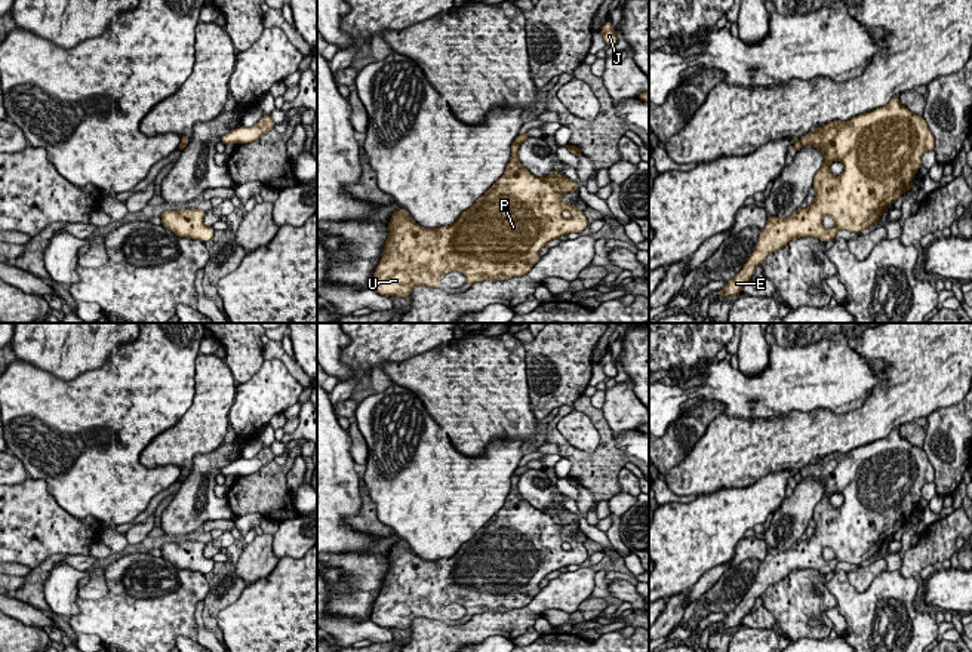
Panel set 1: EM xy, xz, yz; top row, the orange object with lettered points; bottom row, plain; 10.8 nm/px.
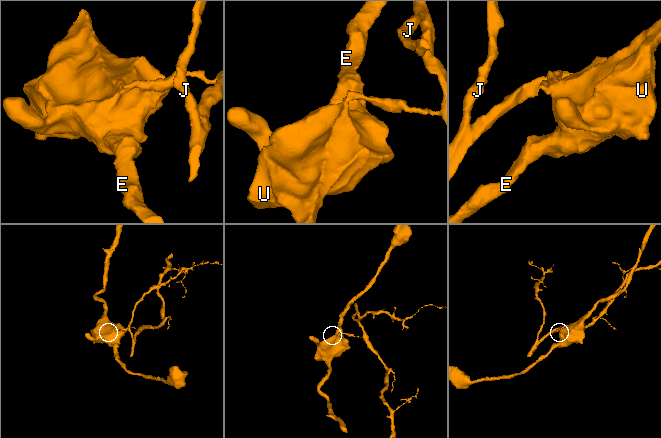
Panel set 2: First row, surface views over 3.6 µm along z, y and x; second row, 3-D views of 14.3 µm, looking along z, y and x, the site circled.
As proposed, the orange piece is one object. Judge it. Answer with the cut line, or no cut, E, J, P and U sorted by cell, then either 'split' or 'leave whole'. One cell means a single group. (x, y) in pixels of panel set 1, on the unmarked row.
cut yz (799, 471), (802, 477); groups E P U / J; split

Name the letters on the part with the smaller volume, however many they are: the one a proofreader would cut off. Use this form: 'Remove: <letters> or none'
Remove: J

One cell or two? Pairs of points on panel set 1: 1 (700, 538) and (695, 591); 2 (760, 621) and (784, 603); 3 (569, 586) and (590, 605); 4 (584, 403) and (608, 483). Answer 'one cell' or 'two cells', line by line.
1: two cells
2: two cells
3: two cells
4: one cell

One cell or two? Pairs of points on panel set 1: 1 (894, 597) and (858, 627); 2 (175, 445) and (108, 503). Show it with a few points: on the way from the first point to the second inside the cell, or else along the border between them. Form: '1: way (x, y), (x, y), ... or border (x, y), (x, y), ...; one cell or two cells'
1: way (885, 605), (867, 623); one cell
2: border (138, 455), (147, 467), (180, 468); two cells

